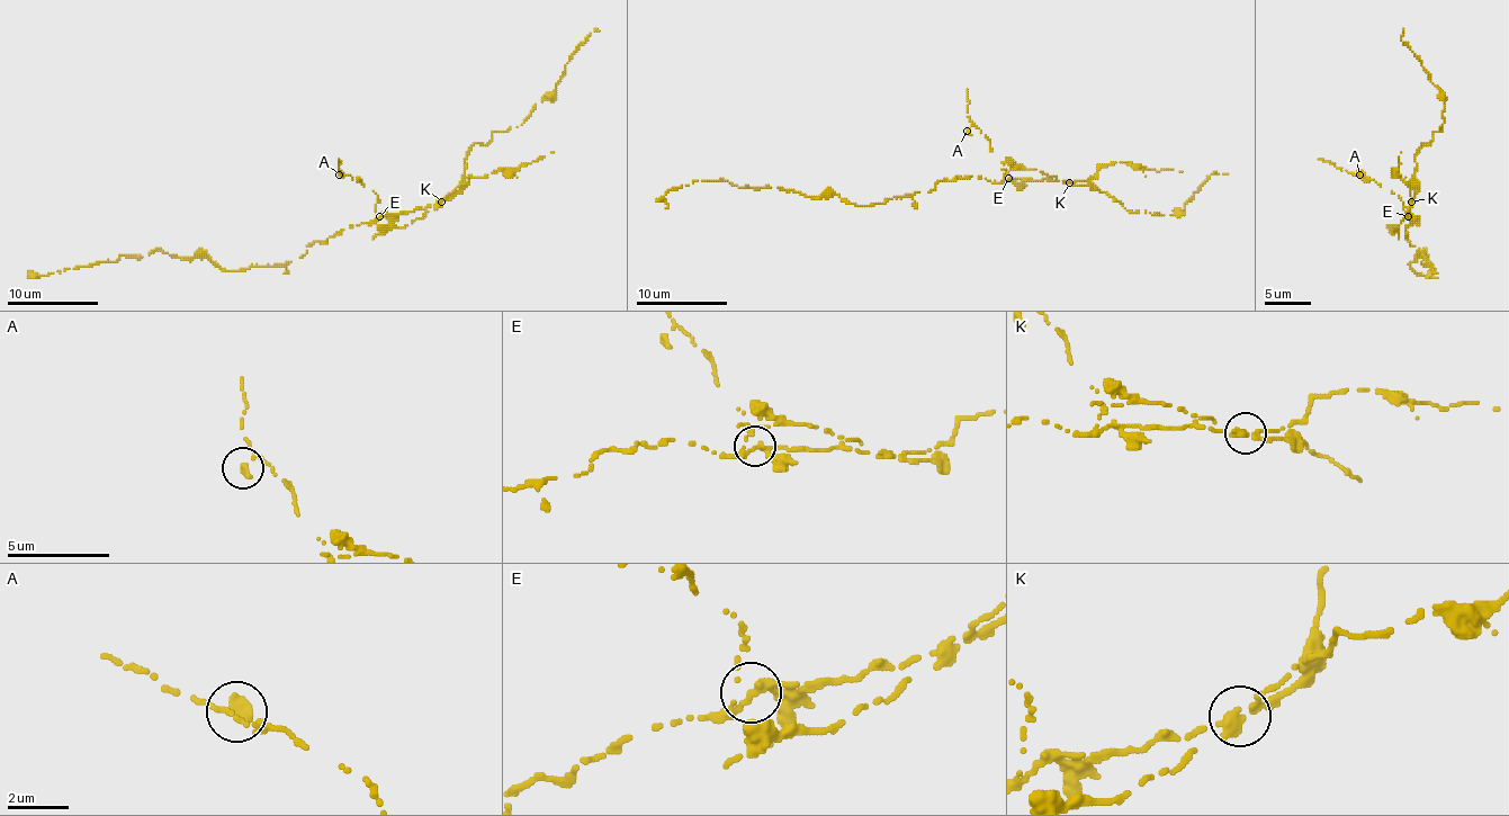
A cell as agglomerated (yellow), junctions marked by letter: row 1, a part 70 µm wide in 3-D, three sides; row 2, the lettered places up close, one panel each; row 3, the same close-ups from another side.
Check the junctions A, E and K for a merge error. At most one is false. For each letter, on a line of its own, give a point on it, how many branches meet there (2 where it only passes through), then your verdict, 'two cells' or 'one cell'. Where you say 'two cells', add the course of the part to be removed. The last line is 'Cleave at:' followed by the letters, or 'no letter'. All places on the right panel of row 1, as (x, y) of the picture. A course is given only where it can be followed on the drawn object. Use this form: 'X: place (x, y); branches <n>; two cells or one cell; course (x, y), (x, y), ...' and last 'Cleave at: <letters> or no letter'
A: place (1359, 175); branches 2; one cell
E: place (1408, 216); branches 3; one cell
K: place (1411, 202); branches 3; two cells; course (1412, 203), (1417, 150), (1421, 143), (1426, 145), (1435, 132), (1442, 132), (1444, 95), (1401, 37), (1403, 30)
Cleave at: K

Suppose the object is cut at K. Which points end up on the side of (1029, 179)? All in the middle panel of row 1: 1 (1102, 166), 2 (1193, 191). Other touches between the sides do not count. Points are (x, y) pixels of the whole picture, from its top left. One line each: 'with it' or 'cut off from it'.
1: with it
2: cut off from it

